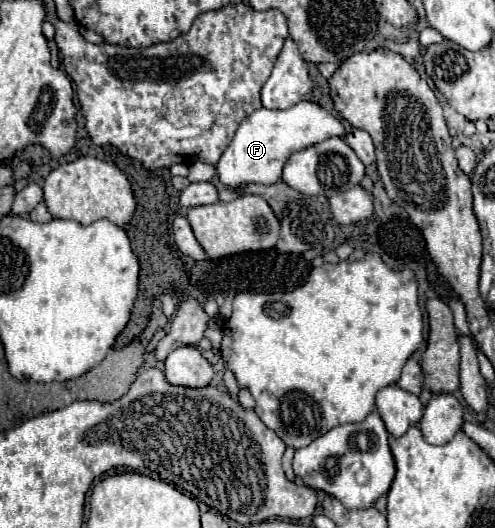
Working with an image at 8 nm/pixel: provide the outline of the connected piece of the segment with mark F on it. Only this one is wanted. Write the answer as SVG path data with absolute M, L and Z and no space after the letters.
M298 102L288 110L266 110L260 108L246 116L236 130L230 146L224 150L216 164L216 174L222 184L234 188L240 184L274 184L282 176L284 162L296 150L304 150L330 136L344 136L344 126L338 118L326 112L316 102Z

